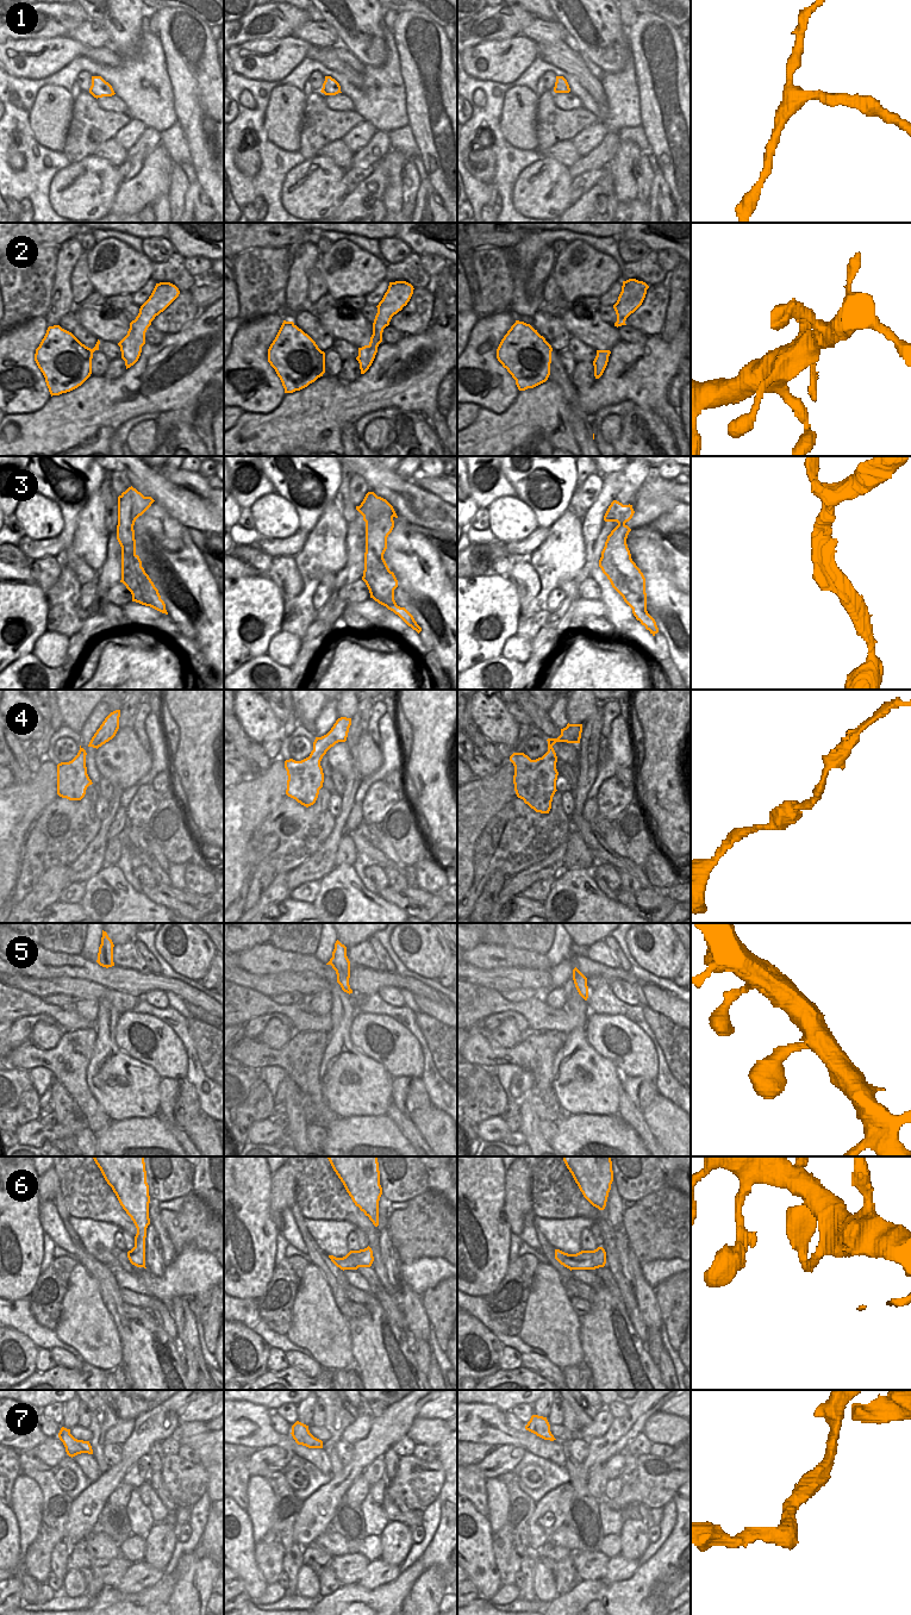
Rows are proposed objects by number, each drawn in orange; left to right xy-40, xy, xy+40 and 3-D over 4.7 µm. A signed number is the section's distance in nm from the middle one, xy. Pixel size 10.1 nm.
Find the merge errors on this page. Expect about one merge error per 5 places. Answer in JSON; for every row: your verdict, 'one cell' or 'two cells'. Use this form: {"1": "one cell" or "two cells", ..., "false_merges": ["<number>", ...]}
{"1": "one cell", "2": "one cell", "3": "one cell", "4": "one cell", "5": "one cell", "6": "one cell", "7": "one cell", "false_merges": []}

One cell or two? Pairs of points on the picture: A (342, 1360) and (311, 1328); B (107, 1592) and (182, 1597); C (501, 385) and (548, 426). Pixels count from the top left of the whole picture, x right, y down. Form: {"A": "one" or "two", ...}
{"A": "one", "B": "two", "C": "two"}

